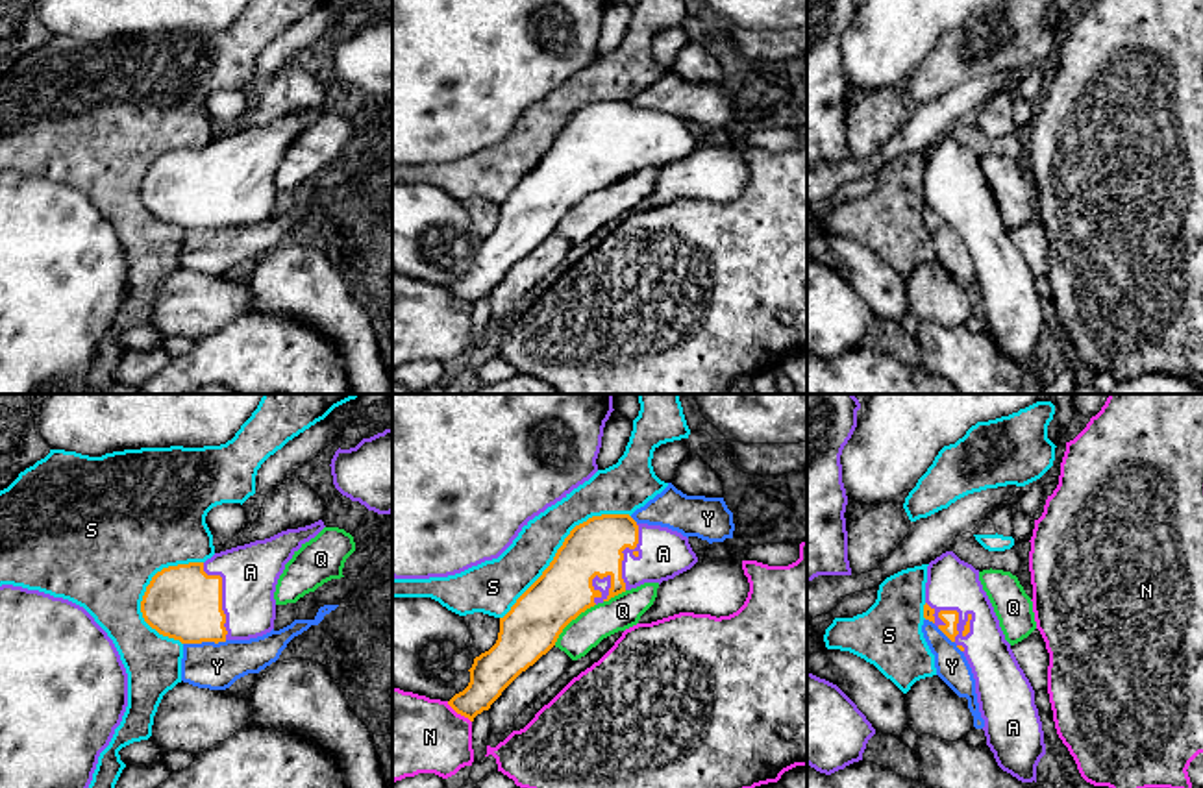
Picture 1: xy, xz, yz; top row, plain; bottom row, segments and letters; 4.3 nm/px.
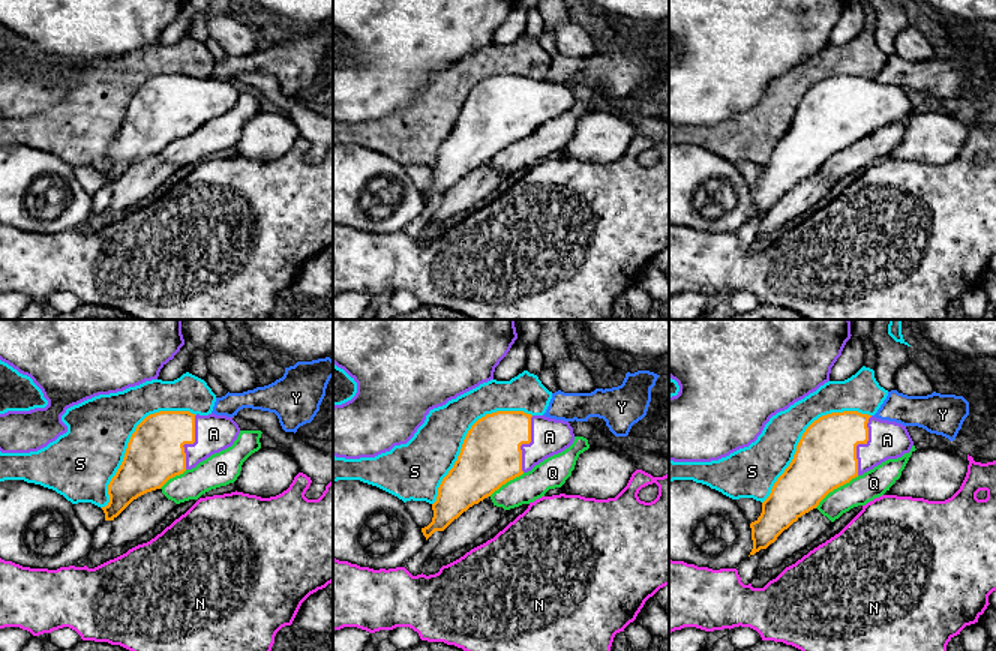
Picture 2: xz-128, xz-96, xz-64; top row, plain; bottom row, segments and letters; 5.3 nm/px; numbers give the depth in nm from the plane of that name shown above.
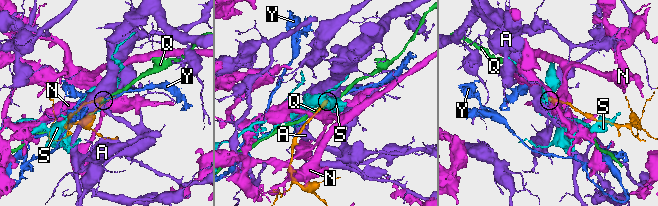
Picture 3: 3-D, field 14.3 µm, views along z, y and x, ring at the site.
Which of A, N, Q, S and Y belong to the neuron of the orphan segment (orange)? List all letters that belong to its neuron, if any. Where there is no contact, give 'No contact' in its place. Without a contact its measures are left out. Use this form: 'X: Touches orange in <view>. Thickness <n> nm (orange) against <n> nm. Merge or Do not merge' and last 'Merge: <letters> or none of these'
A: Touches orange in yz. Thickness 70 nm (orange) against 220 nm. Merge
N: Touches orange in xz. Thickness 180 nm (orange) against 360 nm. Do not merge
Q: Touches orange in xz. Thickness 240 nm (orange) against 150 nm. Do not merge
S: Touches orange in xz. Thickness 240 nm (orange) against 190 nm. Do not merge
Y: Touches orange in xy. Thickness 320 nm (orange) against 200 nm. Do not merge
Merge: A

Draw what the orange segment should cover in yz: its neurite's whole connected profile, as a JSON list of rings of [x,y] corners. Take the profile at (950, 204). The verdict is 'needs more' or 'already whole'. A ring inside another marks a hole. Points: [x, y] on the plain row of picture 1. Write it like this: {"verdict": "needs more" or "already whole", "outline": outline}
{"verdict": "needs more", "outline": [[[946,137],[927,152],[924,203],[933,207],[964,239],[974,265],[986,331],[998,351],[1022,368],[1036,368],[1036,351],[1046,340],[1035,276],[999,213],[994,192],[979,166],[979,155]]]}

